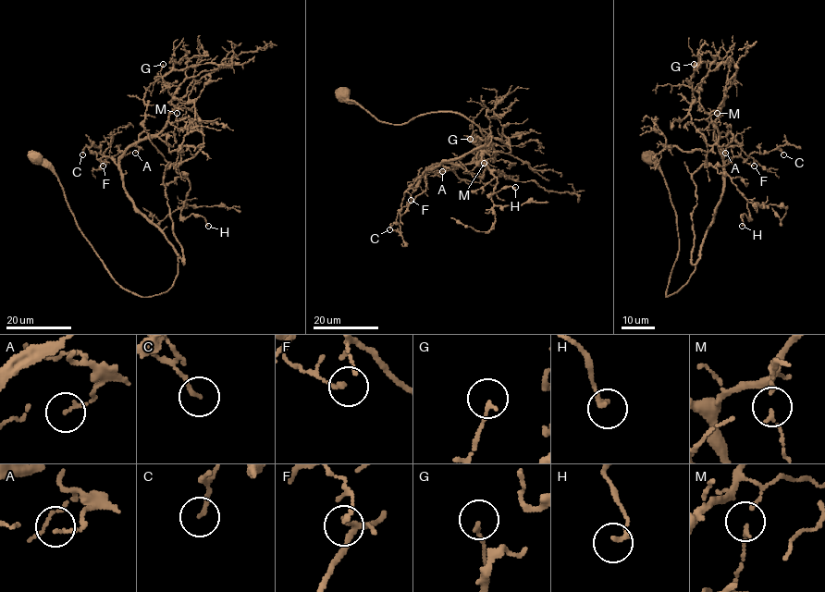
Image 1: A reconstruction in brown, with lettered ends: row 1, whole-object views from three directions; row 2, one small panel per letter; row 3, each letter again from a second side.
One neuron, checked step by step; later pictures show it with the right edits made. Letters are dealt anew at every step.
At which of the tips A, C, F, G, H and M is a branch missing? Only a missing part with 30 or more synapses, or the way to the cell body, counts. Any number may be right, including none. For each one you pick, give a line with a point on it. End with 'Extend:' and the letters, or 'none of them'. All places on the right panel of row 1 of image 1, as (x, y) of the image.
Extend: none of them

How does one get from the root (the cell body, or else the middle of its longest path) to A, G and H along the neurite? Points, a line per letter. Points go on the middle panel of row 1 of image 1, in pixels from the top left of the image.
A: (343, 95), (382, 122), (403, 124), (434, 112), (471, 120), (486, 144), (426, 169), (441, 164), (442, 171)
G: (343, 95), (382, 122), (456, 112), (479, 128), (486, 144), (426, 169), (469, 164), (482, 150), (470, 139)
H: (343, 95), (391, 124), (462, 114), (486, 146), (491, 137), (471, 138), (497, 178), (488, 194), (515, 187)

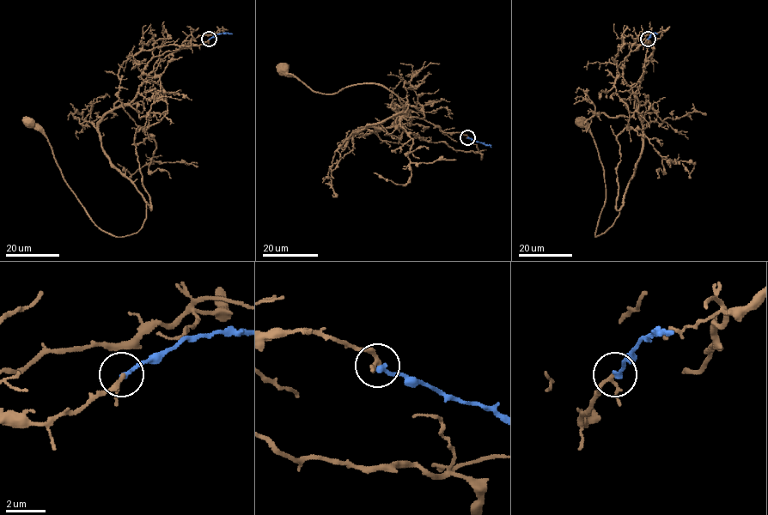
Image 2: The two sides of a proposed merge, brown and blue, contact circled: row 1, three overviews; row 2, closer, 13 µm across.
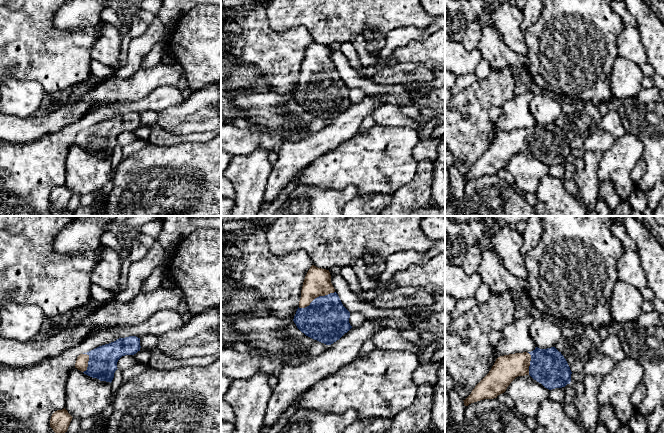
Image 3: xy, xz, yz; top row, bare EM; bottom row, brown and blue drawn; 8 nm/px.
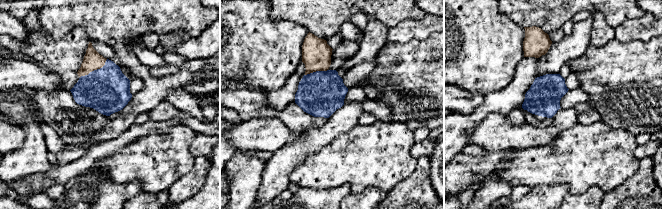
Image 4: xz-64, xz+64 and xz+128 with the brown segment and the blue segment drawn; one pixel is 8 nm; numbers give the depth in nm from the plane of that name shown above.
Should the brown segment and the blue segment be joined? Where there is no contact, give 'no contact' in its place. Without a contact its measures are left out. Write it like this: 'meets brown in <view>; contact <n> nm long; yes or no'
meets brown in xz; contact 320 nm long; yes

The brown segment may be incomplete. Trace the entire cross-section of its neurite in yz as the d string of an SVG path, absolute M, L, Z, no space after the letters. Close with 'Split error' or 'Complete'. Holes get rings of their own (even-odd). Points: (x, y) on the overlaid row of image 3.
M536 347L531 352L515 353L500 356L496 359L489 373L475 386L465 399L464 405L484 400L494 399L504 393L510 383L518 376L530 375L545 388L552 390L565 387L571 382L571 370L564 356L555 347L540 349Z. Split error

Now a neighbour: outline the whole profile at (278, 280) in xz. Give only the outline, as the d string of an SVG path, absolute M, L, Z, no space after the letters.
M259 228L246 239L241 239L233 232L221 231L221 243L235 245L241 251L241 256L238 258L221 256L221 264L228 269L221 279L232 279L240 285L241 289L255 291L262 300L266 314L280 319L295 316L303 282L313 262L303 250L284 256L272 254L266 240L266 233L266 228Z

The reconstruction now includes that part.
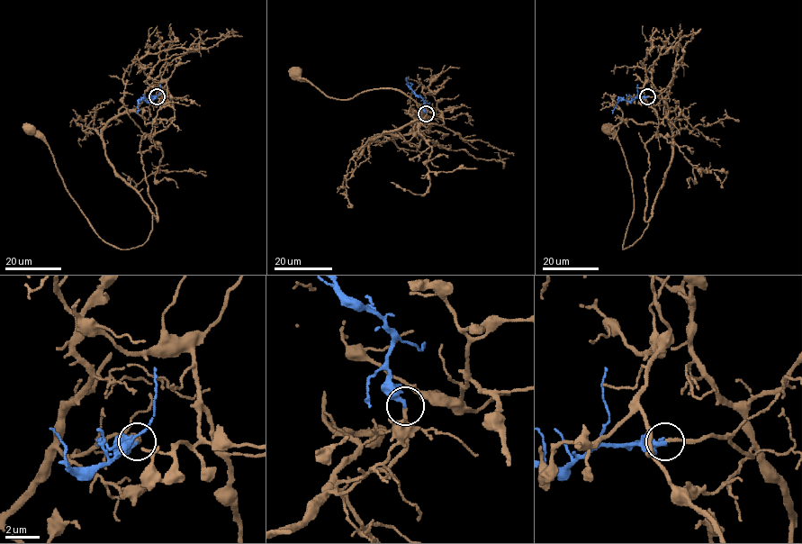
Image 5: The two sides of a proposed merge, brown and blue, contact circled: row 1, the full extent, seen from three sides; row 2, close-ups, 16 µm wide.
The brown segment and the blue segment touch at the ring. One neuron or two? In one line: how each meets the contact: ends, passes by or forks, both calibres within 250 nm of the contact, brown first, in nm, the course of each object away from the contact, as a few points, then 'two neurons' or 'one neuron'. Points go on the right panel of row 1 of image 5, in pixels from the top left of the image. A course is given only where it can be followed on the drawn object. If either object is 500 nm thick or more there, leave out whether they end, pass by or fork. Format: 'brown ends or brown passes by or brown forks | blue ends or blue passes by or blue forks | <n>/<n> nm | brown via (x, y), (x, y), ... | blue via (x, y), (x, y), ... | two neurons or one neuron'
brown ends | blue ends | 220/280 nm | brown via (647, 96), (667, 105), (672, 155), (647, 228), (625, 249), (632, 178), (608, 128) | blue via (647, 96), (620, 100), (612, 113) | one neuron

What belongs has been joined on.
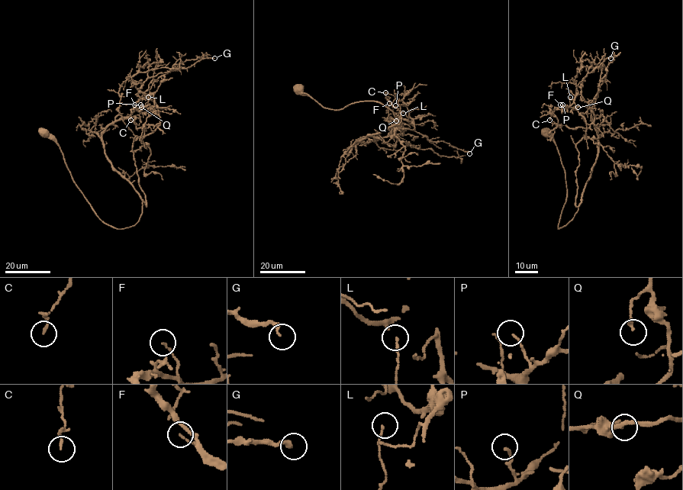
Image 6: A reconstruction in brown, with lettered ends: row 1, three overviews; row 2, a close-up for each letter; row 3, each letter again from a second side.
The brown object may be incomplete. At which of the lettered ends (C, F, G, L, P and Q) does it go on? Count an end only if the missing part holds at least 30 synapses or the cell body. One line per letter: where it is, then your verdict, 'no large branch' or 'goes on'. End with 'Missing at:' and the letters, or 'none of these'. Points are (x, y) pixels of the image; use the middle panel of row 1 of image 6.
C: place (385, 92); no large branch
F: place (389, 103); no large branch
G: place (469, 153); no large branch
L: place (403, 113); no large branch
P: place (395, 105); no large branch
Q: place (396, 120); no large branch
Missing at: none of these

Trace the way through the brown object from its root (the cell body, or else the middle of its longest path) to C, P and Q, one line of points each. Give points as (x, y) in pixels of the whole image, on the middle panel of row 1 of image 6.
C: (299, 89), (326, 108), (377, 101), (393, 112), (397, 124), (356, 140), (384, 137), (401, 126), (385, 92)
P: (299, 89), (326, 108), (377, 101), (393, 112), (397, 124), (356, 140), (384, 137), (397, 129), (395, 105)
Q: (299, 89), (326, 108), (377, 101), (393, 112), (397, 124), (356, 140), (386, 137), (401, 126), (396, 120)

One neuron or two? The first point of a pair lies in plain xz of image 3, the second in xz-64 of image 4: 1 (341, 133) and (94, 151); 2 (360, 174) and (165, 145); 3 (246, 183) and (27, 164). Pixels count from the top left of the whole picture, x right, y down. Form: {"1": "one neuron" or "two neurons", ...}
{"1": "two neurons", "2": "one neuron", "3": "one neuron"}

